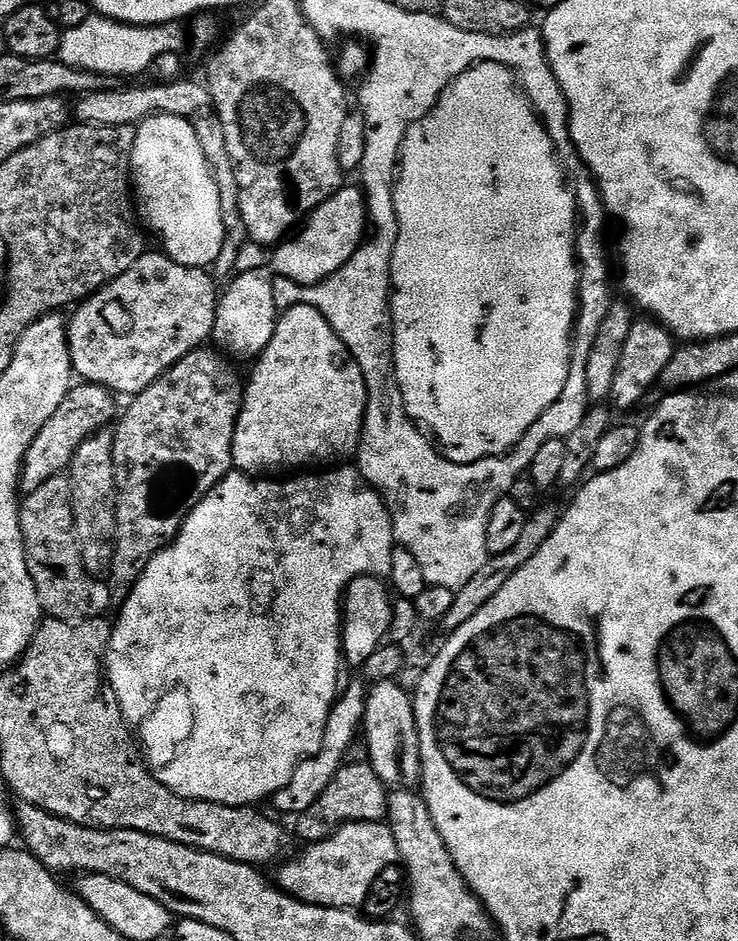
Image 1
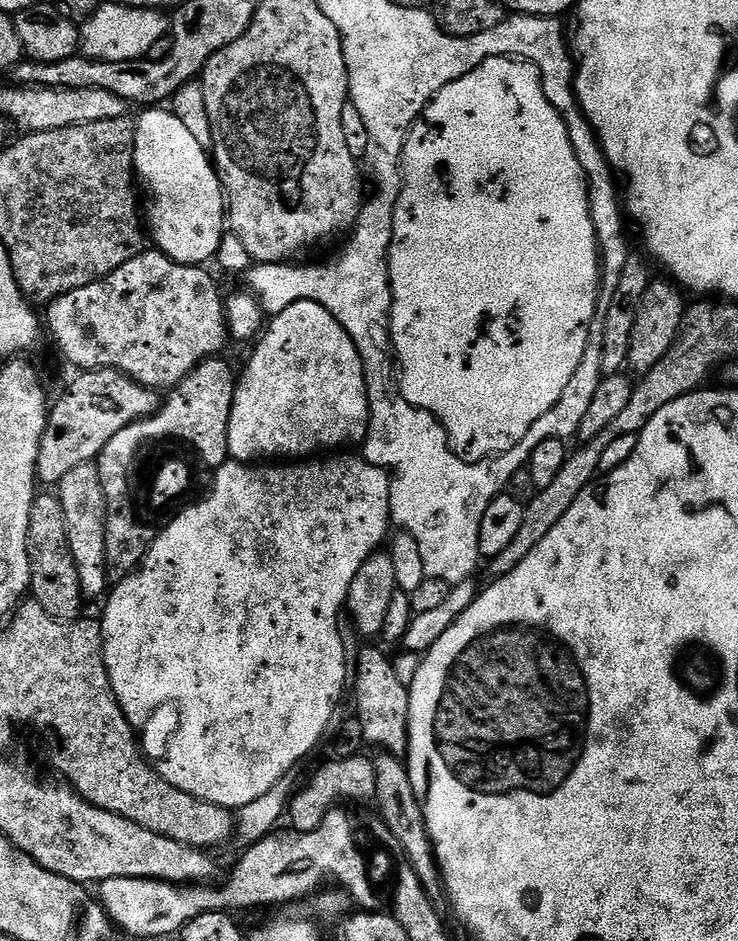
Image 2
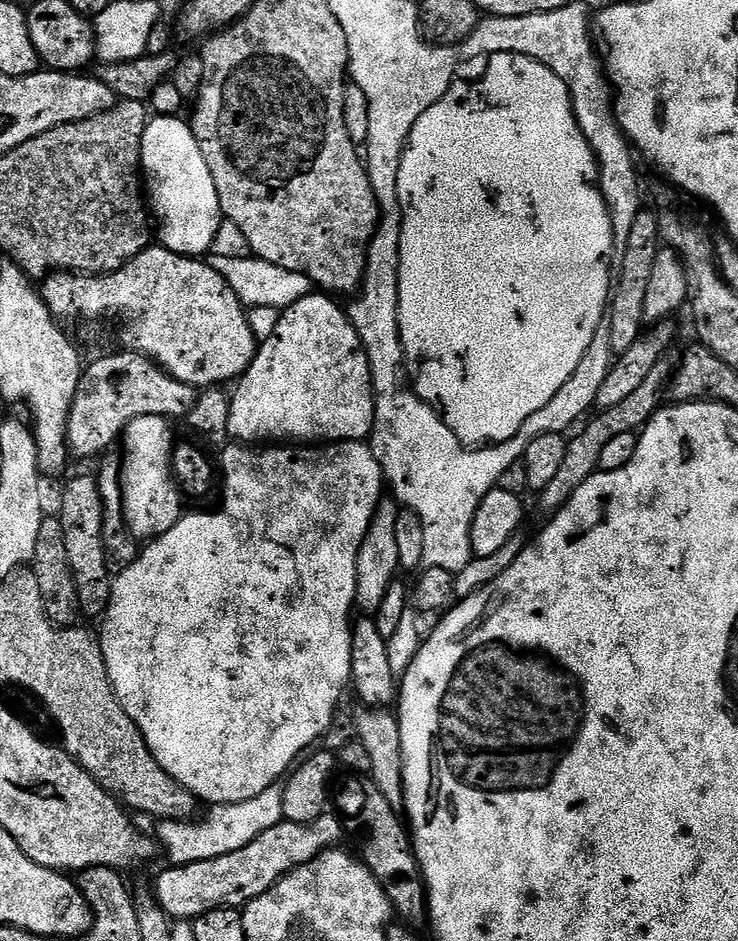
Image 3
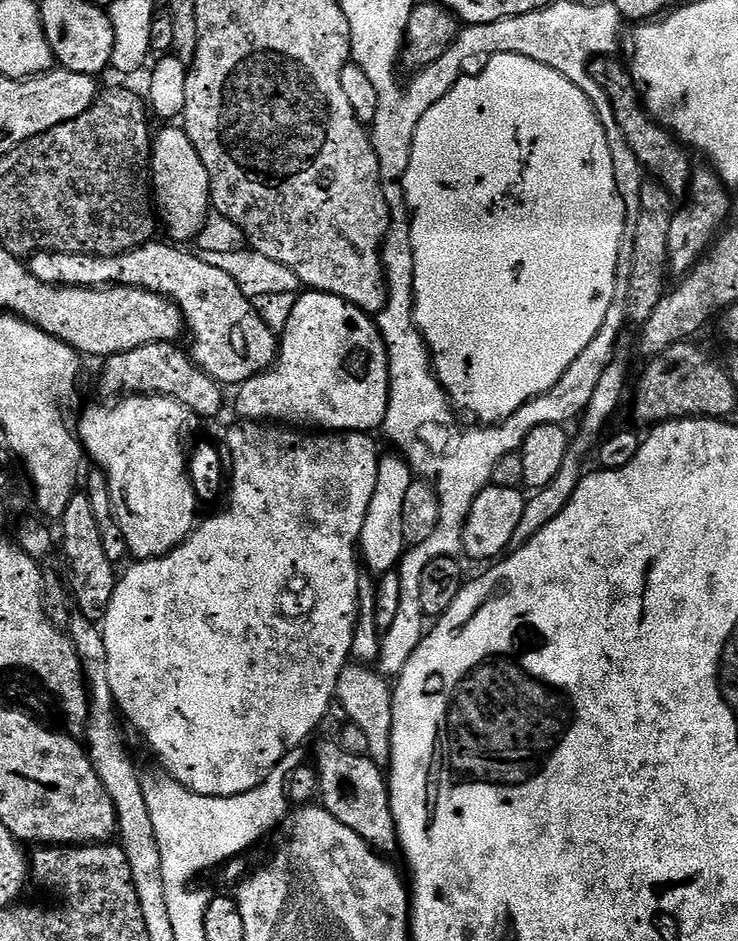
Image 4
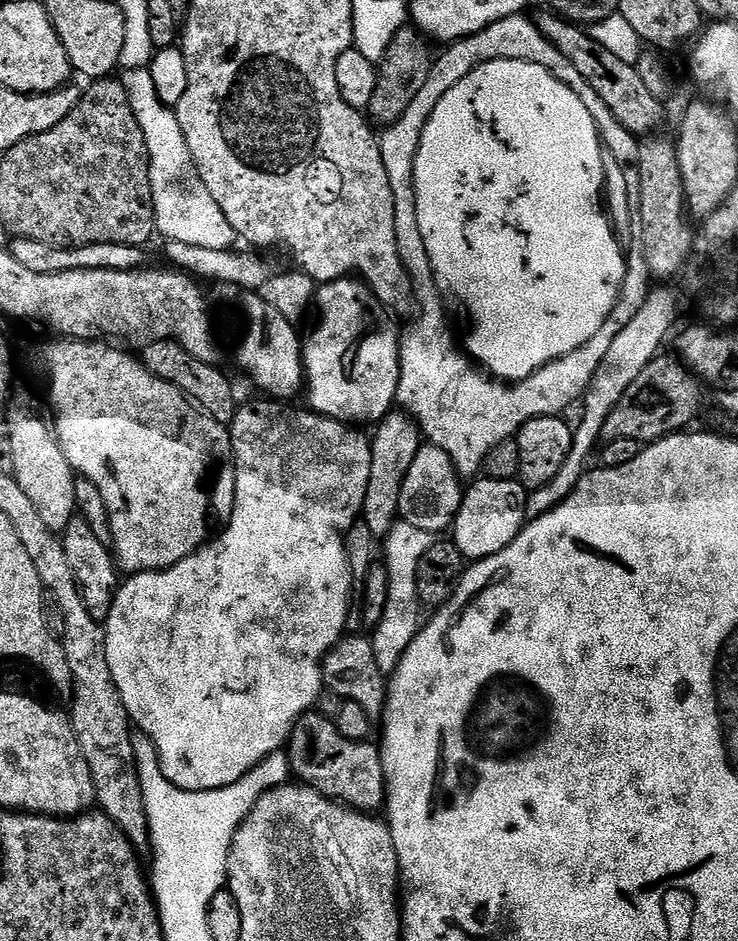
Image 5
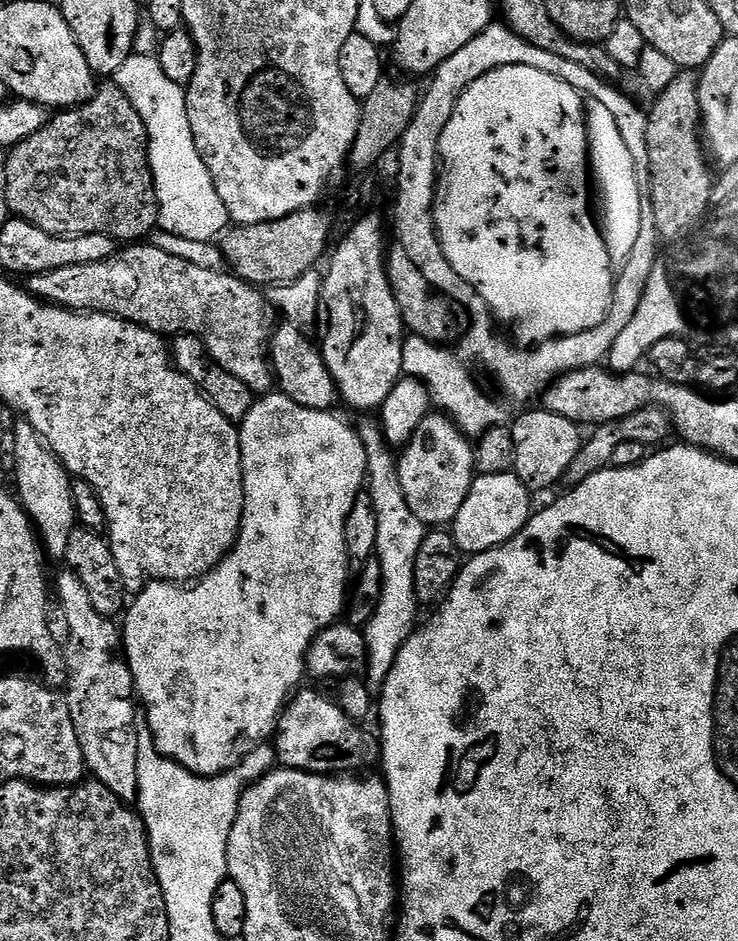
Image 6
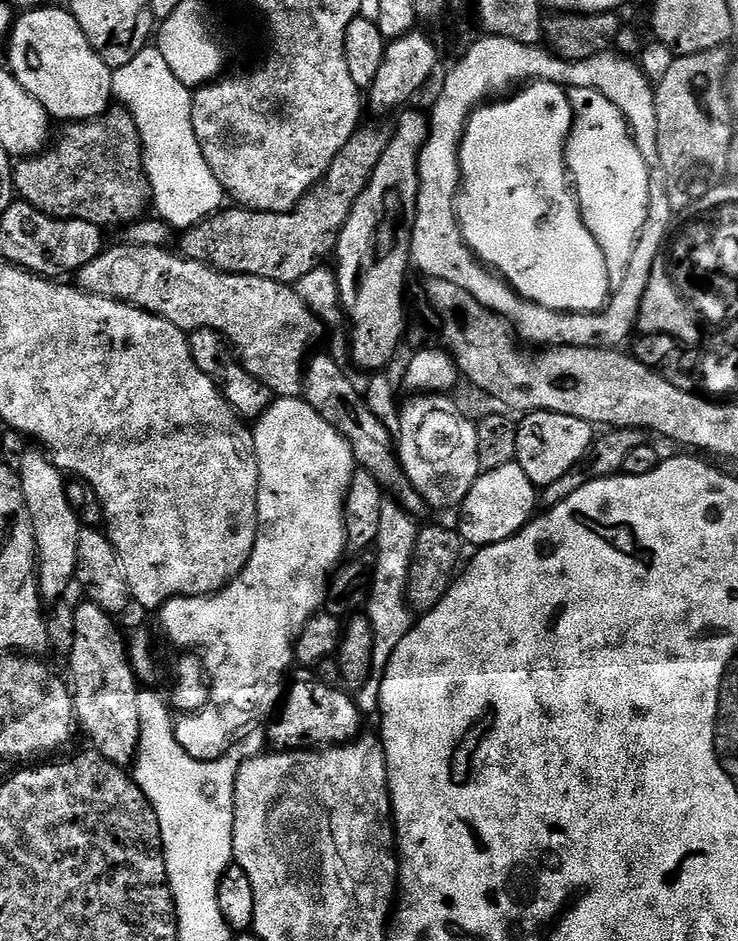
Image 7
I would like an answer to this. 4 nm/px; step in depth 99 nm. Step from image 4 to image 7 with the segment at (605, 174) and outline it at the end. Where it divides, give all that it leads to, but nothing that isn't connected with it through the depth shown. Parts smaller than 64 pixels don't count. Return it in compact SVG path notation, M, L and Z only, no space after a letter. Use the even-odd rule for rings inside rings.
M545 80L529 83L507 98L477 107L468 117L460 143L456 221L464 245L472 256L502 278L519 299L529 300L551 312L591 314L602 311L609 302L610 293L606 258L583 224L565 165L572 119L567 91L561 85Z

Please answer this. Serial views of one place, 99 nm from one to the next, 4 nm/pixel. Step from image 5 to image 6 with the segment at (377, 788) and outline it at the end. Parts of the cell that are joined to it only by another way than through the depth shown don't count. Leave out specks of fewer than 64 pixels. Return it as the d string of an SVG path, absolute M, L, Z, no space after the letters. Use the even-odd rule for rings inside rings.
M307 686L301 687L289 699L285 709L276 722L274 733L274 747L277 761L283 767L297 768L303 772L319 772L321 774L356 774L359 768L368 768L371 764L379 765L382 760L380 741L375 735L367 736L361 725L352 720L340 708L339 703L330 695L323 696Z

